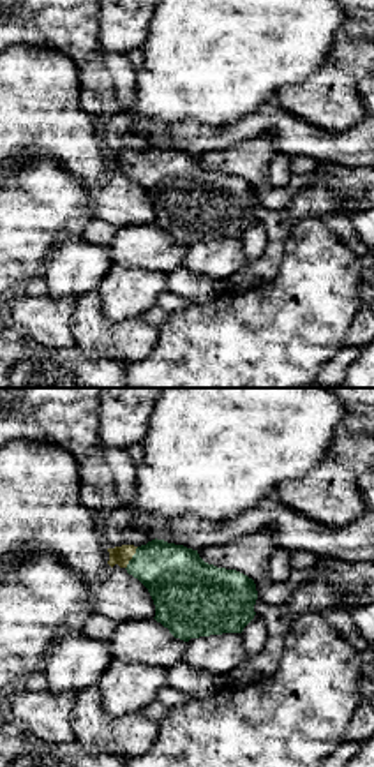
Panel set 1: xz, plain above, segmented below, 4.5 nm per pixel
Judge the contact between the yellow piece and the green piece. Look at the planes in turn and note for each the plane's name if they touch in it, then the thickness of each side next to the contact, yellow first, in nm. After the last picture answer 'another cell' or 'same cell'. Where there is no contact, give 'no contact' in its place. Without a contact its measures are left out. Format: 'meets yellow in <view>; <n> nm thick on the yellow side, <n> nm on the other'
meets yellow in xz; 90 nm thick on the yellow side, 300 nm on the other

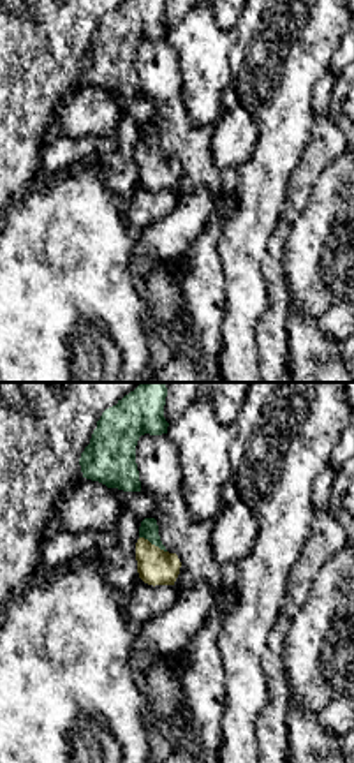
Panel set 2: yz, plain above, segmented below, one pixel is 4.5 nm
meets yellow in yz; 160 nm thick on the yellow side, 90 nm on the other

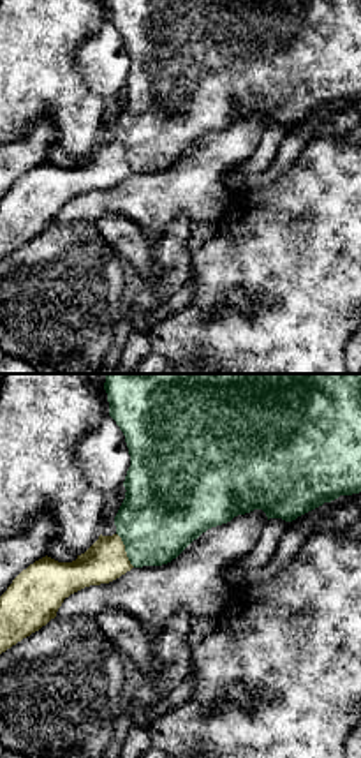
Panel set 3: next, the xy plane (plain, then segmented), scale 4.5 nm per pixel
meets yellow in xy; 190 nm thick on the yellow side, 380 nm on the other

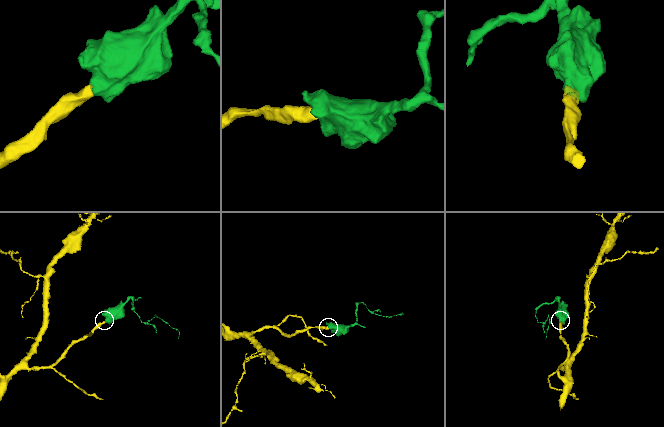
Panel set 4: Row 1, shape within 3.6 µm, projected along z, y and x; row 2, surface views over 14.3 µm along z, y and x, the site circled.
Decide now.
same cell

